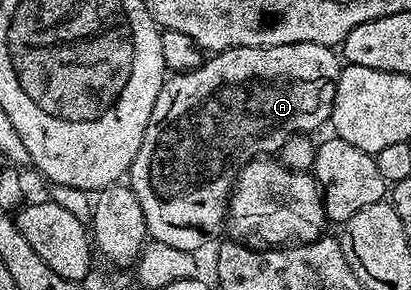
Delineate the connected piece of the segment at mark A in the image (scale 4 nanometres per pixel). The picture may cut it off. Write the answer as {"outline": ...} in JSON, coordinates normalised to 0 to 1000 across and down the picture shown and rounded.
{"outline":[[[720,145],[691,159],[652,159],[650,166],[557,166],[543,179],[523,179],[491,224],[472,228],[455,248],[426,245],[399,279],[389,324],[380,324],[380,366],[370,366],[370,407],[360,407],[360,434],[350,448],[350,476],[341,490],[341,517],[321,559],[311,597],[311,641],[331,669],[331,697],[341,697],[341,724],[350,724],[350,766],[363,824],[380,841],[428,848],[428,862],[479,872],[482,855],[499,848],[509,828],[528,831],[550,786],[555,693],[564,645],[562,610],[540,607],[550,576],[567,552],[596,559],[640,531],[667,531],[693,497],[693,483],[715,459],[764,462],[781,428],[791,431],[803,407],[813,362],[813,328],[822,293],[822,262],[837,231],[825,183],[810,162],[759,145]]]}

